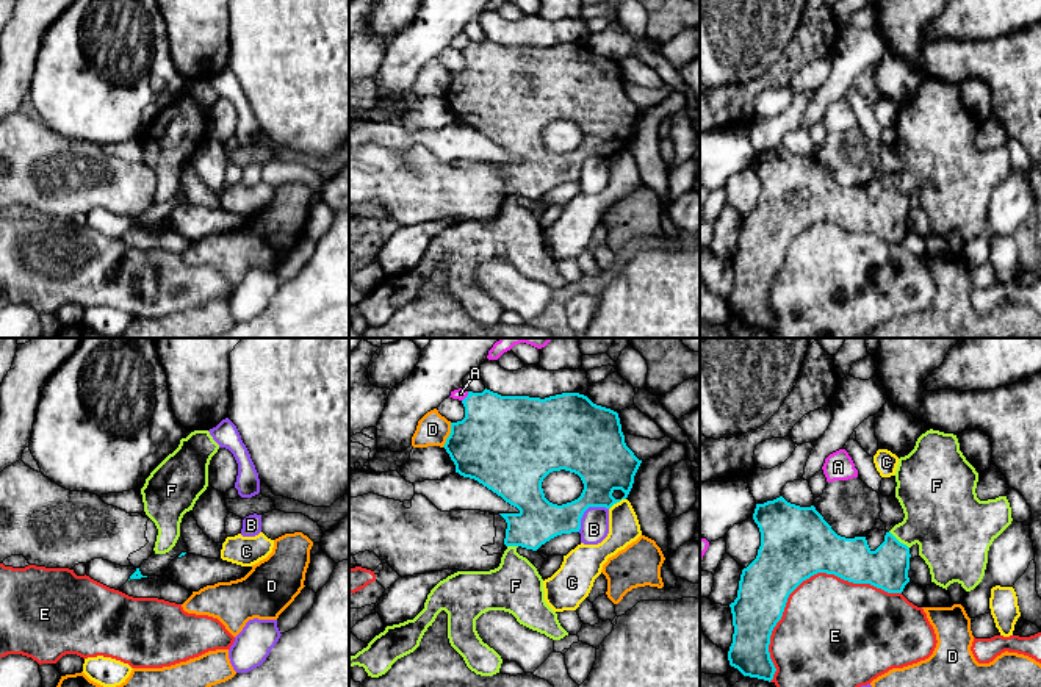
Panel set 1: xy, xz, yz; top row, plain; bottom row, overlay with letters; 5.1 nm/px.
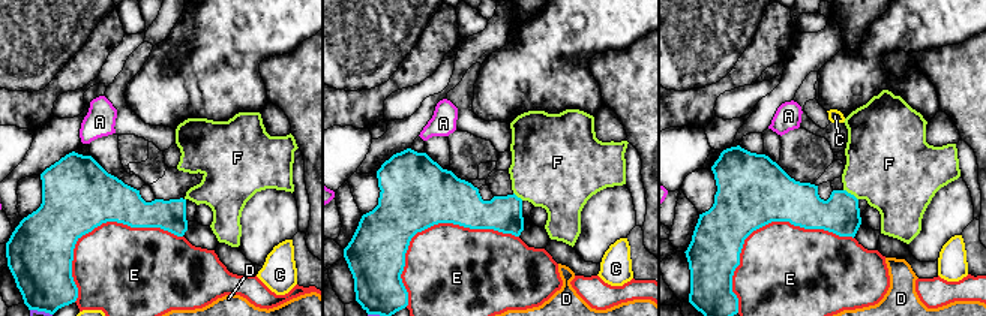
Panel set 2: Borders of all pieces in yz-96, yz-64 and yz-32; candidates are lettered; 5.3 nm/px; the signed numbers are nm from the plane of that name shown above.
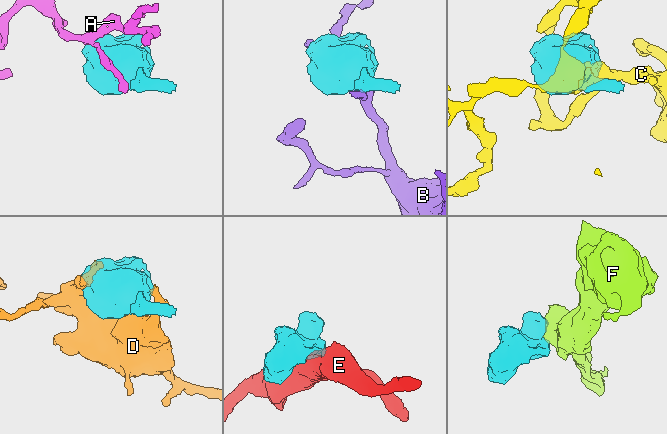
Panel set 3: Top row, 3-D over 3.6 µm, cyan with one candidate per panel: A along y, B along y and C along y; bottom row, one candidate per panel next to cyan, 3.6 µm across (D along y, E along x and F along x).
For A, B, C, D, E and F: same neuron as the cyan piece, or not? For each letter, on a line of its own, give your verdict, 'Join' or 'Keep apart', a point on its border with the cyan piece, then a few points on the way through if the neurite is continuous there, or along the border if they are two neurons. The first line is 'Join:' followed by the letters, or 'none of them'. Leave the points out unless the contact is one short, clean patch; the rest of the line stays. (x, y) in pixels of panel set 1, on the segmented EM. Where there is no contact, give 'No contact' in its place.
Join: none of them
A: Keep apart. Touches cyan at xz (467, 396)
B: Keep apart. Touches cyan at xz (586, 509)
C: Keep apart. Touches cyan at xz (617, 501)
D: Keep apart. Touches cyan at xz (450, 435)
E: Keep apart. Touches cyan at yz (802, 581)
F: Keep apart. Touches cyan at yz (897, 540). Boundary: yz (889, 531), (908, 548)

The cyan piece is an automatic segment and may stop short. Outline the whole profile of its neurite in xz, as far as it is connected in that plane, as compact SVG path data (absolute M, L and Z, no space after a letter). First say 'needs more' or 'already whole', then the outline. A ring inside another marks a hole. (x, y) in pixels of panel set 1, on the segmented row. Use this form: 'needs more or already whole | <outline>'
already whole | M490 390L468 391L462 401L465 418L451 423L445 449L456 473L470 477L517 507L518 513L499 513L506 523L506 546L537 551L551 538L579 532L589 507L611 509L626 499L642 463L626 446L618 413L593 404L579 393L562 393L545 399L501 396ZM553 471L570 471L581 477L584 490L571 502L557 505L545 498L542 482Z

